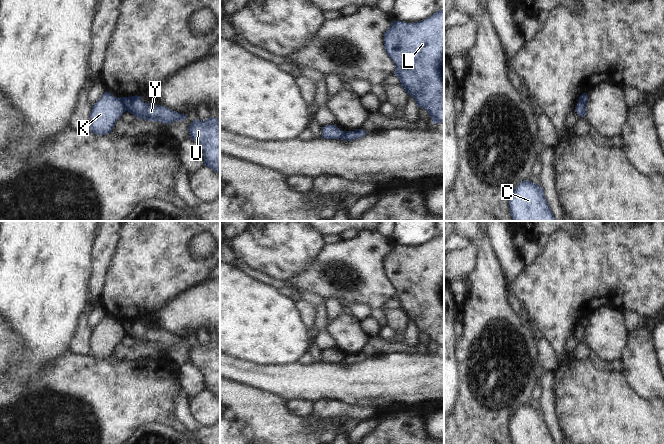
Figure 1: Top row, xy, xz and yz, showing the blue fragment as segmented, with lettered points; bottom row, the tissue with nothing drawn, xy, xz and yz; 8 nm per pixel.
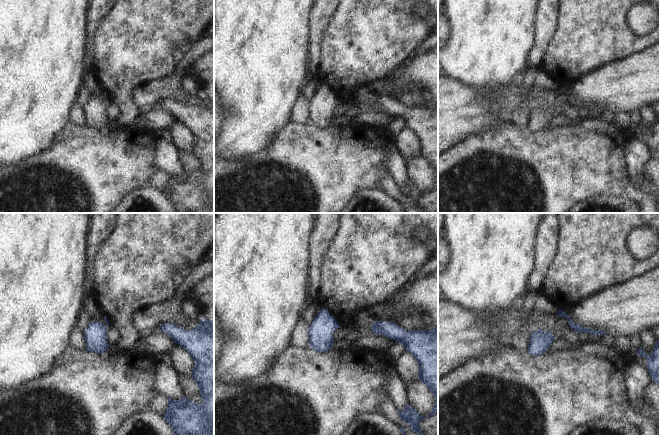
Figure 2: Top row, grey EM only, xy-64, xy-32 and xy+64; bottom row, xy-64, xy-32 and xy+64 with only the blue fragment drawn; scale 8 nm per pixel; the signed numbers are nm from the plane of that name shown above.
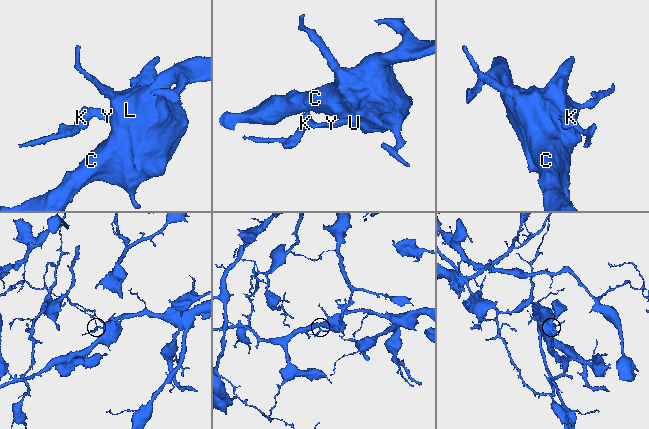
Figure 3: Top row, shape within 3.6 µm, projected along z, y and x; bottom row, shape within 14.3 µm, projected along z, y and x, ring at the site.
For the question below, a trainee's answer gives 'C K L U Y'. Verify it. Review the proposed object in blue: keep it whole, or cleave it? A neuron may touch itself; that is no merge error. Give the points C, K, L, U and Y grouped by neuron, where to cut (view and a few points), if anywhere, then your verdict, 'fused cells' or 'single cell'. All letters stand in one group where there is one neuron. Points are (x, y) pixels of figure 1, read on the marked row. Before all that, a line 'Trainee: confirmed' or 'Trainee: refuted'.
Trainee: refuted
C L U Y / K | xy (118, 98), (126, 110) | fused cells

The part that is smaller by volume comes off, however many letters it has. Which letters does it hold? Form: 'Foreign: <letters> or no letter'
Foreign: K

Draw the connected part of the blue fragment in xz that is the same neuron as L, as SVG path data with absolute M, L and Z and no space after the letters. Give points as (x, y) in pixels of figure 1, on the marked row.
M438 10L431 17L416 23L406 23L404 21L394 20L384 34L384 49L396 66L394 75L399 78L402 88L406 90L408 95L415 99L418 107L424 108L428 112L432 119L432 124L444 123L444 10Z

